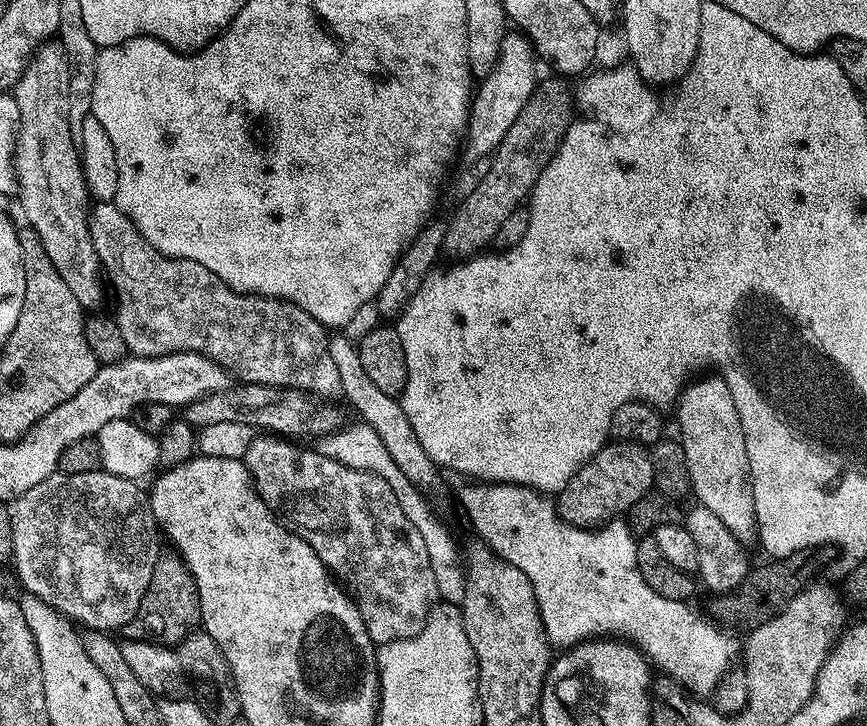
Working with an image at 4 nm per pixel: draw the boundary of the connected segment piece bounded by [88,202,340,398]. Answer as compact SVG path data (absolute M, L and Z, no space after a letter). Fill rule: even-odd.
M100 202L95 207L96 209L91 209L88 218L89 240L92 241L99 266L106 277L107 287L109 284L113 294L116 295L114 319L118 330L122 330L122 338L126 338L126 346L131 355L168 356L171 352L197 352L210 358L215 364L220 364L235 379L237 376L239 379L237 381L245 384L272 384L275 388L300 388L304 392L315 392L316 395L325 398L331 397L333 395L331 392L335 393L339 389L338 370L335 369L334 360L330 358L328 350L329 335L326 333L324 325L316 321L310 314L306 314L306 310L302 310L297 304L292 304L288 300L278 300L275 296L254 296L247 292L236 292L230 286L226 286L226 282L222 282L222 278L218 278L218 274L206 270L206 266L198 266L198 262L193 260L175 260L173 256L167 256L154 250L154 246L150 246L150 242L146 242L146 238L134 226L134 222L130 222L130 218L126 218L124 211L117 208L115 203Z

